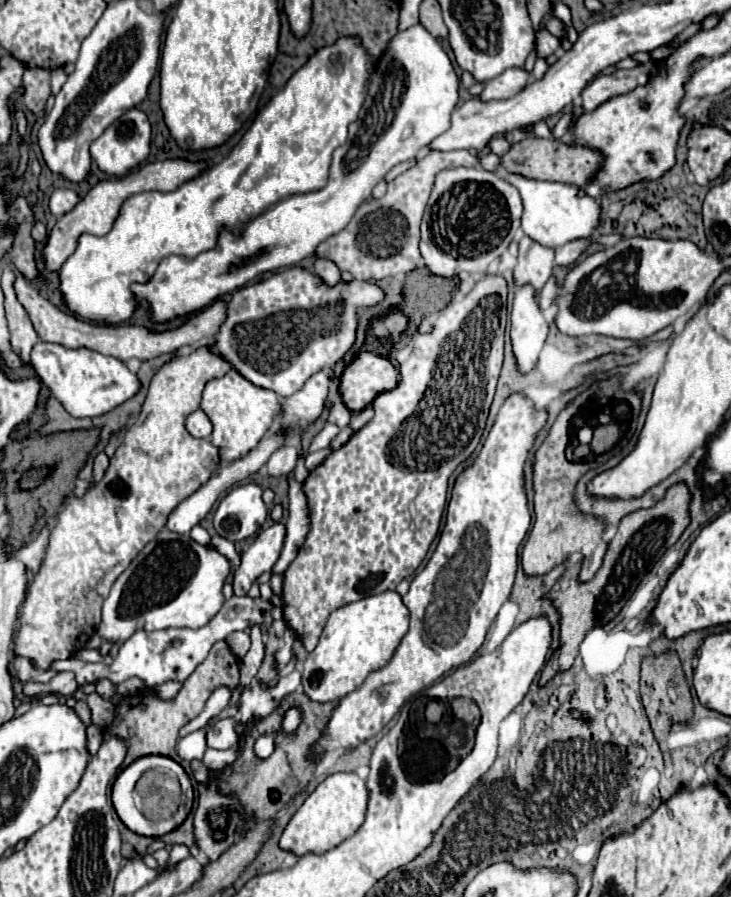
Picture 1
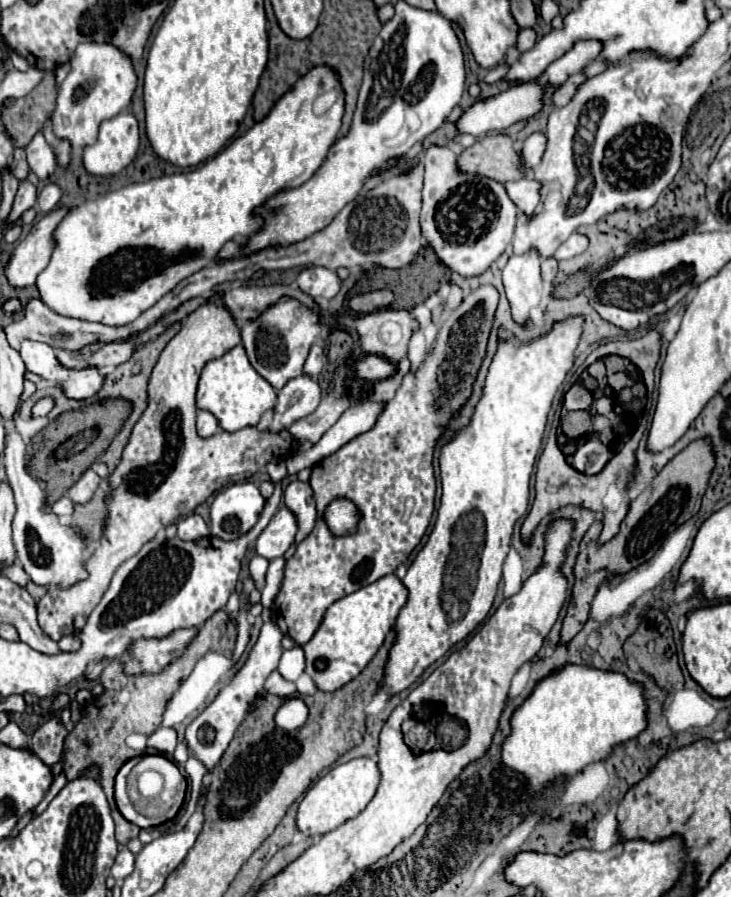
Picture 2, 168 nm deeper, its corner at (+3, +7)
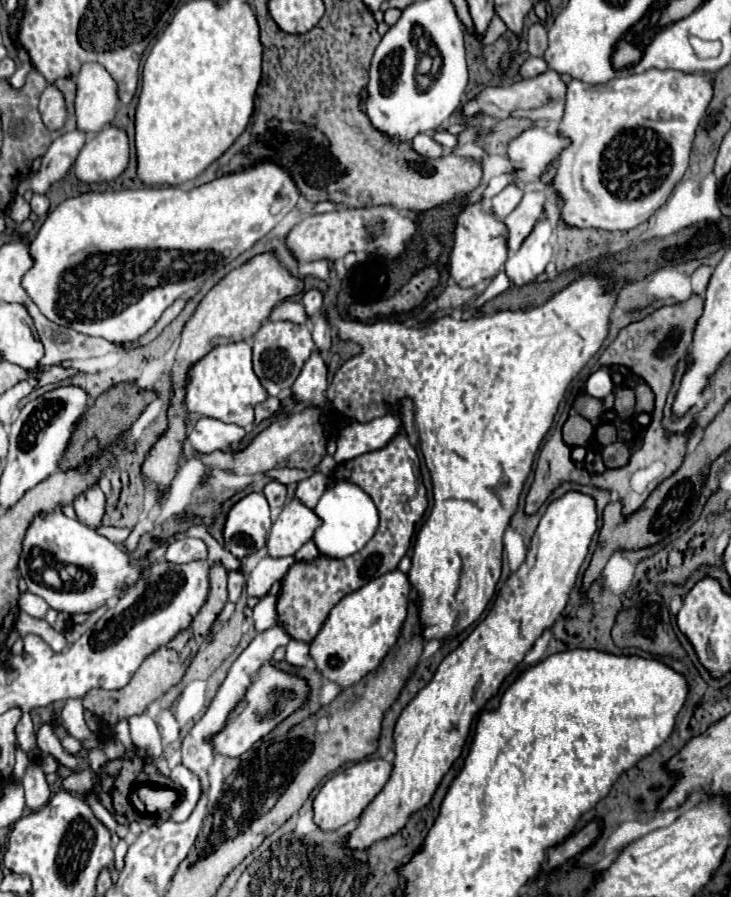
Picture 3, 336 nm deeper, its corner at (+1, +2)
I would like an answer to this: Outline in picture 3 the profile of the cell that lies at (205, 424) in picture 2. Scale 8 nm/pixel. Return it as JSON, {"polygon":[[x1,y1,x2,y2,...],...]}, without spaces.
{"polygon":[[199,418,199,422,189,432,187,444,195,452,213,452,225,450,231,444,237,444,245,436,245,430,237,424,225,424,213,418]]}

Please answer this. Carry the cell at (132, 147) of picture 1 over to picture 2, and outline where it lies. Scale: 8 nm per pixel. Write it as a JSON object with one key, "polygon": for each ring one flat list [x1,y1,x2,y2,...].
{"polygon":[[119,113,99,125,95,145,83,147,83,167,91,175,121,173,139,149,139,125,131,113]]}

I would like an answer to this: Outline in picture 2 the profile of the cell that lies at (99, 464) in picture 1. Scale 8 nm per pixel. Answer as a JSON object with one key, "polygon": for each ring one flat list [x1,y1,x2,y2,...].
{"polygon":[[87,469,83,473,83,477,67,493,73,503,87,503,93,497,93,493,97,491,99,483,101,483,101,477,93,469]]}

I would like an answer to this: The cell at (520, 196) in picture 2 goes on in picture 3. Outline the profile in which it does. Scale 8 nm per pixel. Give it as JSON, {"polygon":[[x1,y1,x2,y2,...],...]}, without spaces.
{"polygon":[[509,184,507,188,503,188,493,200,491,200,491,210,499,216,505,218,513,212,513,208,517,208,517,204,521,202,523,196,523,188,519,188,517,184]]}

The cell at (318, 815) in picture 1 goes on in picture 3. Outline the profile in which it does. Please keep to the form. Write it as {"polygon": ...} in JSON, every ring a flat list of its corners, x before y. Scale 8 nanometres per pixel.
{"polygon":[[369,758,361,760,353,766,347,766,345,770,337,772,333,778,329,778,319,794,313,798,313,820,321,830,339,830,351,820,357,820,363,808,381,792,385,782,391,776,391,764,381,758]]}

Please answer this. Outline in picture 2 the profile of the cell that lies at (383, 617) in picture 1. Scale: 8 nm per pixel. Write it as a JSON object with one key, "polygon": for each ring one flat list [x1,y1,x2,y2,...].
{"polygon":[[389,573,377,579,375,583,365,585,351,595,345,595,327,609,317,633,309,643,303,645,307,659,305,671,315,679,321,691,335,691,343,687,367,667,367,663,383,645,385,635,395,625,395,619,405,601,407,601,405,585,397,575]]}

